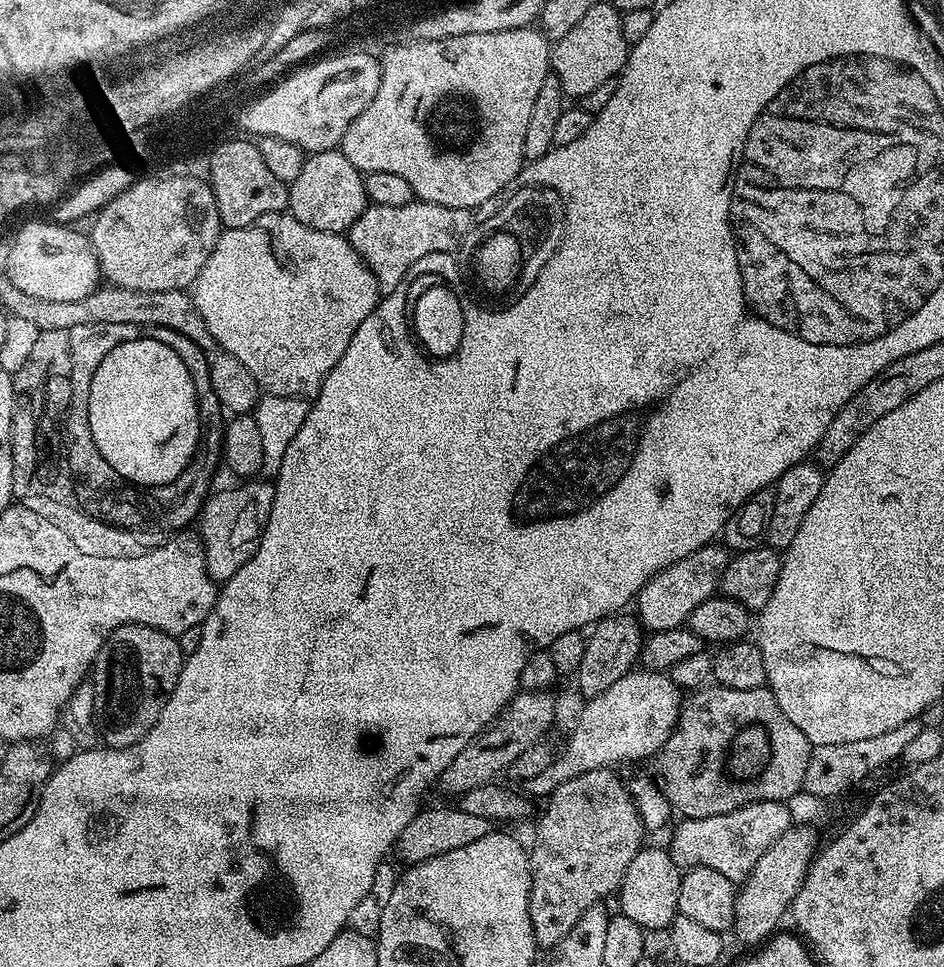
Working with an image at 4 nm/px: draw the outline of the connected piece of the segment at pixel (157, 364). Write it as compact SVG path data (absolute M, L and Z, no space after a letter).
M148 334L141 335L139 340L122 342L121 345L114 346L114 350L110 350L110 354L106 354L106 358L102 358L102 362L98 366L98 370L94 370L94 378L90 382L88 421L90 422L90 434L94 438L94 446L98 446L102 458L106 458L106 462L110 462L110 466L114 466L114 470L118 470L118 474L122 474L122 478L126 478L131 484L150 488L174 482L174 478L178 478L178 474L182 474L182 470L186 470L187 464L192 461L200 443L198 406L190 371L186 370L181 358L170 346L166 346L162 342L154 342Z

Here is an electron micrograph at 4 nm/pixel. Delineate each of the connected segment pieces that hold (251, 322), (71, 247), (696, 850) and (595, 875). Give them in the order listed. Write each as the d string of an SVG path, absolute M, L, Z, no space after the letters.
M282 211L266 214L250 226L224 228L210 258L206 258L206 266L198 274L194 299L217 345L238 358L265 393L314 398L330 370L346 354L354 334L358 334L358 326L381 303L382 293L347 235L308 228Z
M36 220L28 224L16 236L12 249L8 252L8 269L6 275L9 280L26 294L33 298L46 298L46 302L78 302L78 298L86 298L94 289L101 287L102 273L96 251L92 248L92 241L87 235L75 232L75 227L44 220Z
M759 800L742 806L730 814L714 814L710 818L684 818L672 832L672 860L681 869L709 868L718 870L733 882L743 882L754 864L794 821L787 803L779 800Z
M612 768L590 770L581 776L557 784L547 797L544 813L536 824L536 837L530 844L532 865L532 889L530 890L530 922L534 926L534 938L541 949L551 950L574 926L586 910L597 907L606 896L619 889L626 874L626 866L634 862L645 843L646 829L632 801L629 785L620 781Z

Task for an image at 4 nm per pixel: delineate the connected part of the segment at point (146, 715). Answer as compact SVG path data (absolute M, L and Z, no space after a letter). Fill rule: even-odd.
M123 624L114 629L108 635L107 642L102 646L100 653L96 655L94 685L96 697L96 722L102 733L102 740L110 748L130 748L137 744L147 732L154 726L158 714L162 714L162 706L170 698L174 686L184 669L186 653L180 649L177 637L150 626L141 624Z

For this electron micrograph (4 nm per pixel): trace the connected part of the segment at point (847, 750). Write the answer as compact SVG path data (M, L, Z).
M920 719L902 722L902 726L894 726L894 730L886 730L886 734L878 734L875 738L861 738L859 742L834 742L818 744L813 747L810 762L806 762L806 778L803 791L821 798L840 796L851 790L855 784L863 782L867 776L875 774L879 768L887 766L891 760L899 761L904 755L906 745L924 728Z

